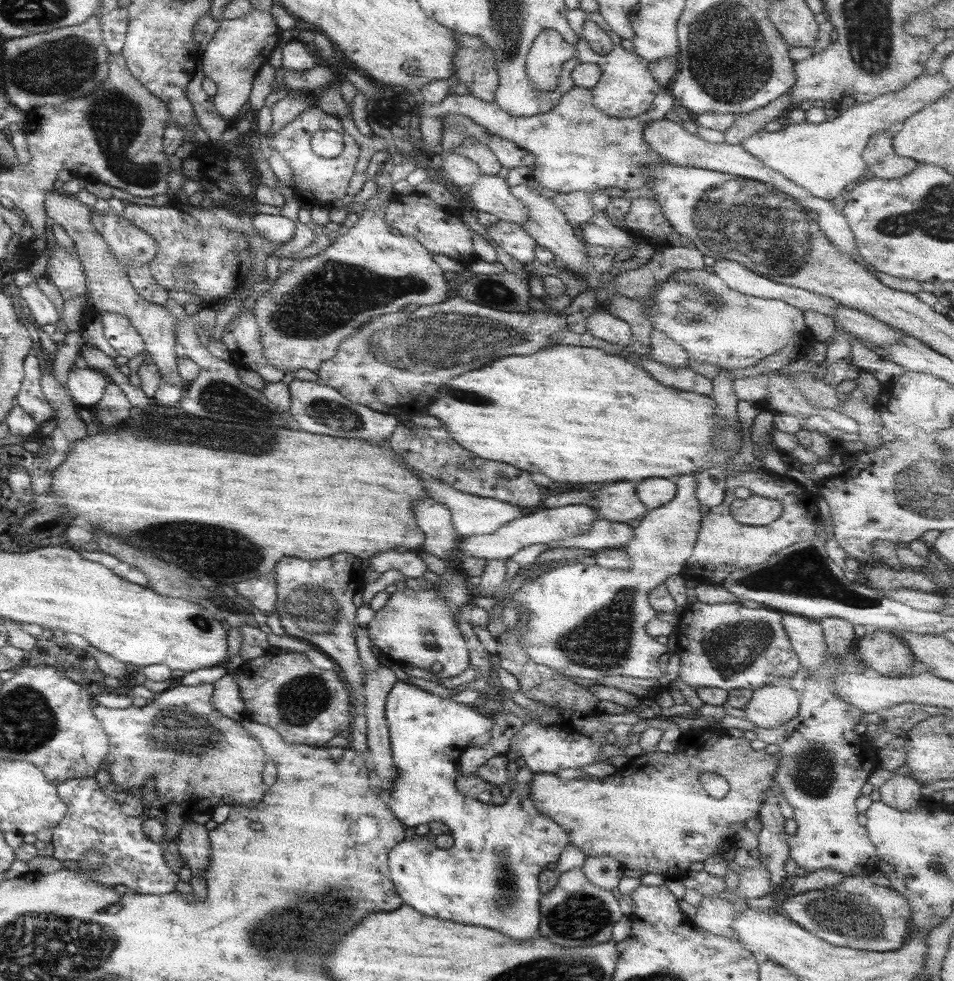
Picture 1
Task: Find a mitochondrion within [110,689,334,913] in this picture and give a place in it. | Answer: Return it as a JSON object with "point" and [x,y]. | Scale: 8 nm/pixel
{"point":[172,728]}

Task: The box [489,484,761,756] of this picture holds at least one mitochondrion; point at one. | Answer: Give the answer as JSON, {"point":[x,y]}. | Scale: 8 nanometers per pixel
{"point":[610,649]}

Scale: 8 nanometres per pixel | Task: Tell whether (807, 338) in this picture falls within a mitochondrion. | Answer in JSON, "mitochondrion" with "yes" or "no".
{"mitochondrion":"no"}

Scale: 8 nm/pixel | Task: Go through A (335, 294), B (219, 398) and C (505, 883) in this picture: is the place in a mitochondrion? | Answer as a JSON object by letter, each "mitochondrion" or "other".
{"A":"mitochondrion","B":"mitochondrion","C":"mitochondrion"}

